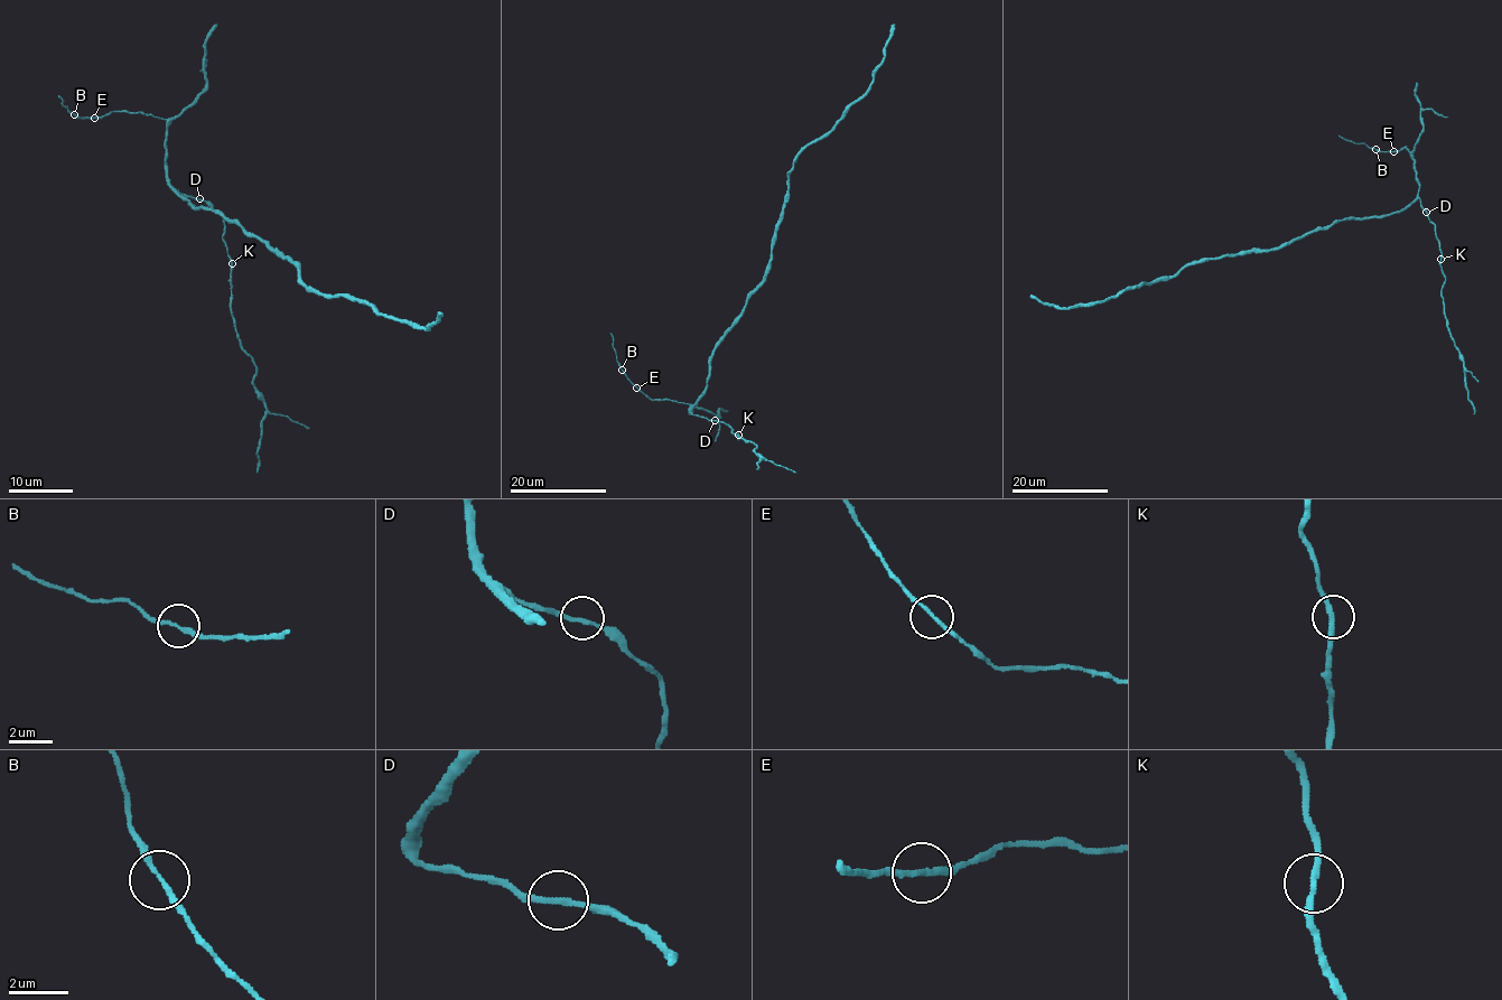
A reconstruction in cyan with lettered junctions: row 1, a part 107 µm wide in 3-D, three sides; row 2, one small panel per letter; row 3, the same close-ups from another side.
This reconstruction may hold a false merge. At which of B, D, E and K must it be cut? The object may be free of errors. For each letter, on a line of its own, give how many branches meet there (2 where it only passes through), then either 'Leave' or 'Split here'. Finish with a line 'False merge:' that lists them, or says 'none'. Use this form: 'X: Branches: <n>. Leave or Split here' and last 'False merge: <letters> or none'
B: Branches: 2. Leave
D: Branches: 2. Leave
E: Branches: 2. Leave
K: Branches: 2. Leave
False merge: none

